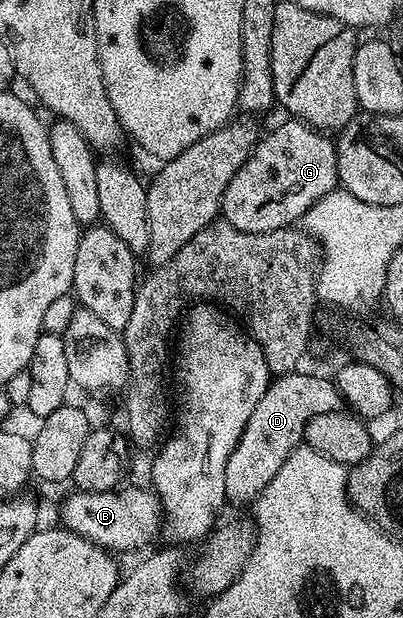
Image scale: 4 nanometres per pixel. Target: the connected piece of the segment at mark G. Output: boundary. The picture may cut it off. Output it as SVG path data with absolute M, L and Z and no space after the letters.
M286 118L286 123L278 125L258 138L255 149L247 157L247 161L231 177L227 189L221 198L220 214L224 222L235 229L243 229L247 233L267 233L278 231L284 227L292 228L296 221L304 220L305 214L327 193L331 193L339 183L337 177L337 144L326 132L317 131L302 123L300 119Z

